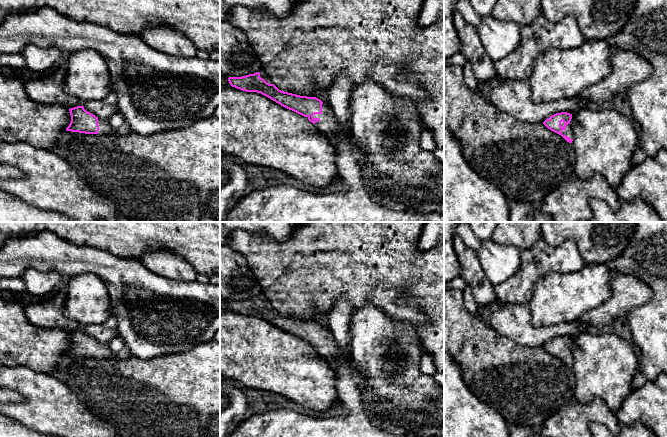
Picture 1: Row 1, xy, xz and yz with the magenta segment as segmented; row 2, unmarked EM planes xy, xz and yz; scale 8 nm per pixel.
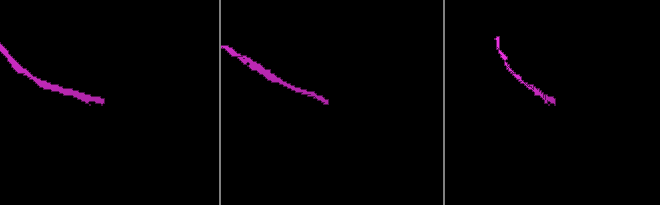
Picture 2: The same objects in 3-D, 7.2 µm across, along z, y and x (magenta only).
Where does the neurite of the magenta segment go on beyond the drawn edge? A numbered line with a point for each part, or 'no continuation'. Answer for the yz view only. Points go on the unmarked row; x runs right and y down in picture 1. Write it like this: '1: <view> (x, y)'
1: yz (568, 356)

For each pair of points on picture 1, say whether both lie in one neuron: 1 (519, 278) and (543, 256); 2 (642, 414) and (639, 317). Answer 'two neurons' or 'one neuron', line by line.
1: one neuron
2: two neurons

